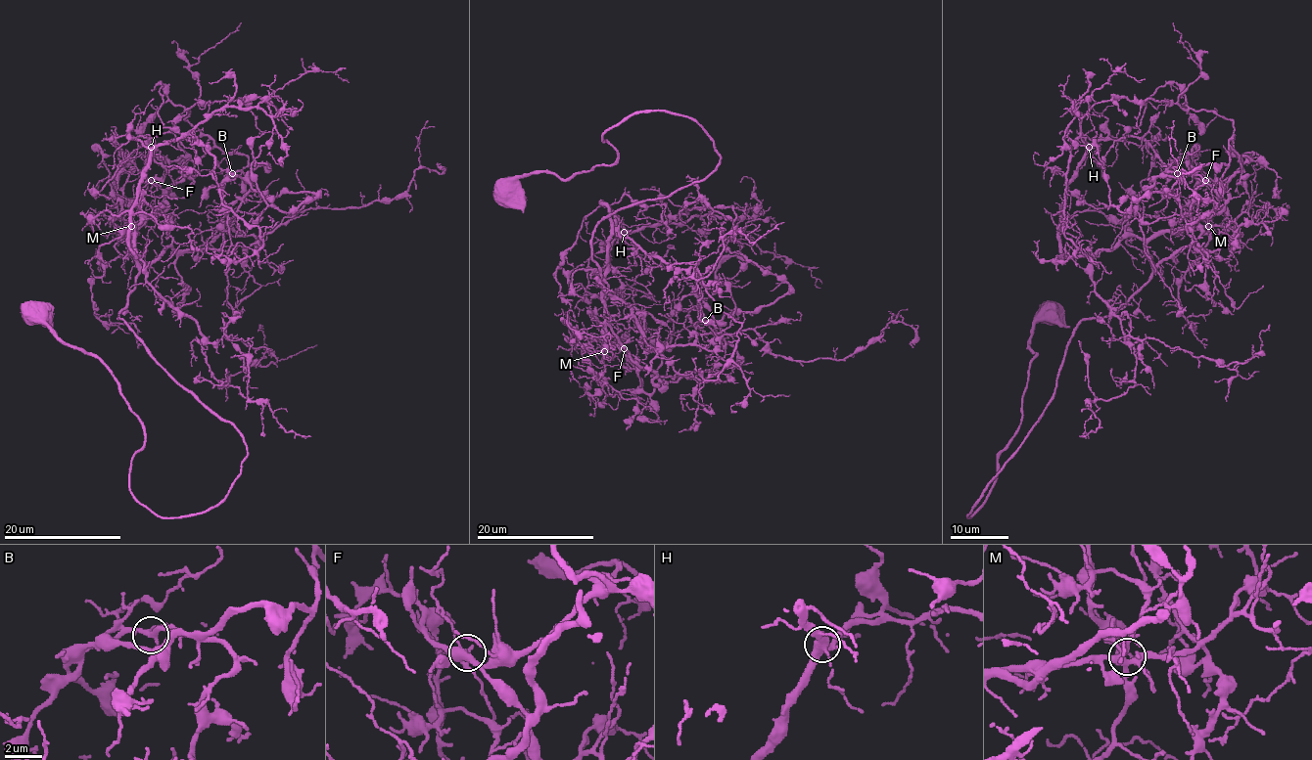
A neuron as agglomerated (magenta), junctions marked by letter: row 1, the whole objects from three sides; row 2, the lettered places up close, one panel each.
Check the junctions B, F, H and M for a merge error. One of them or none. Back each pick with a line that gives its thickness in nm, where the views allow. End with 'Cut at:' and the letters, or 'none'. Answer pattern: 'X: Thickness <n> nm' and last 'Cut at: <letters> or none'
Cut at: none

